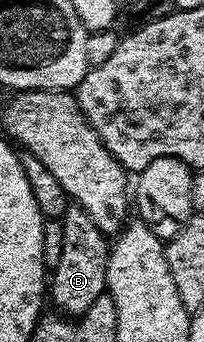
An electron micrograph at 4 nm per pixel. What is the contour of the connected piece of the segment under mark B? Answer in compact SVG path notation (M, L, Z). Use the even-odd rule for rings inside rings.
M69 205L64 217L59 220L62 227L62 256L58 266L50 272L50 302L64 316L79 316L106 293L106 264L110 242L106 235L86 216L81 206Z

